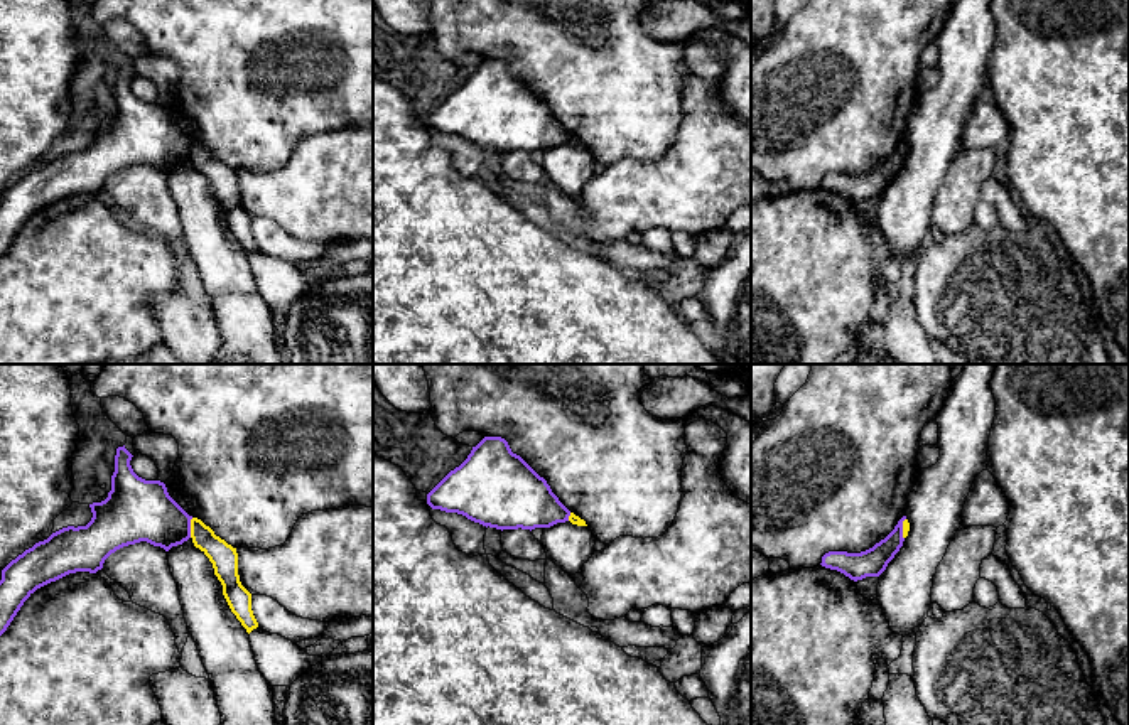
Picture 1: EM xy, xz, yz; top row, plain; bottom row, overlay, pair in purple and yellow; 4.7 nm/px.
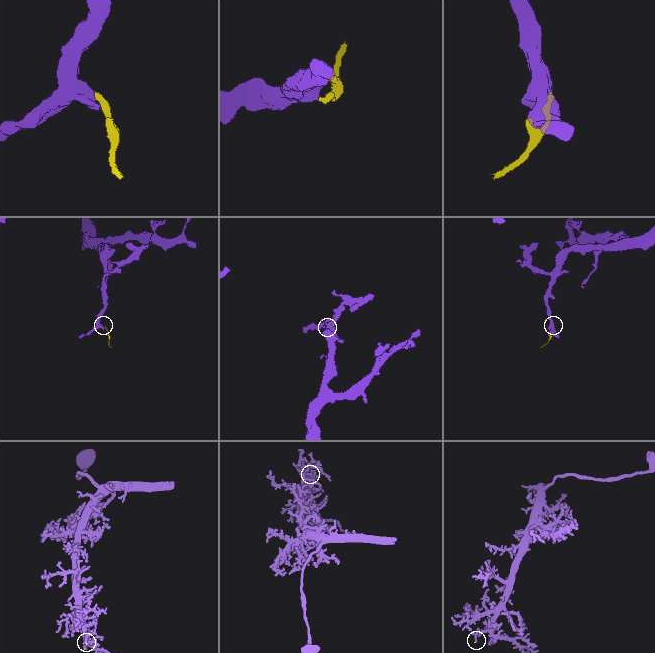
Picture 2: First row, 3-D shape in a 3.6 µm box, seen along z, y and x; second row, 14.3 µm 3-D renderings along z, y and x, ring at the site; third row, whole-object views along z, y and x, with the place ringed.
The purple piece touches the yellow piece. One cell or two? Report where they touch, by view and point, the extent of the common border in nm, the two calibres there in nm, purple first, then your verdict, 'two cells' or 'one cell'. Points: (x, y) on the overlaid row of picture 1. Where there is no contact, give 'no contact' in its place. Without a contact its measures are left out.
meets purple in xy at (189, 528); contact 100 nm long; 300 nm thick on the purple side, 130 nm on the other; two cells

